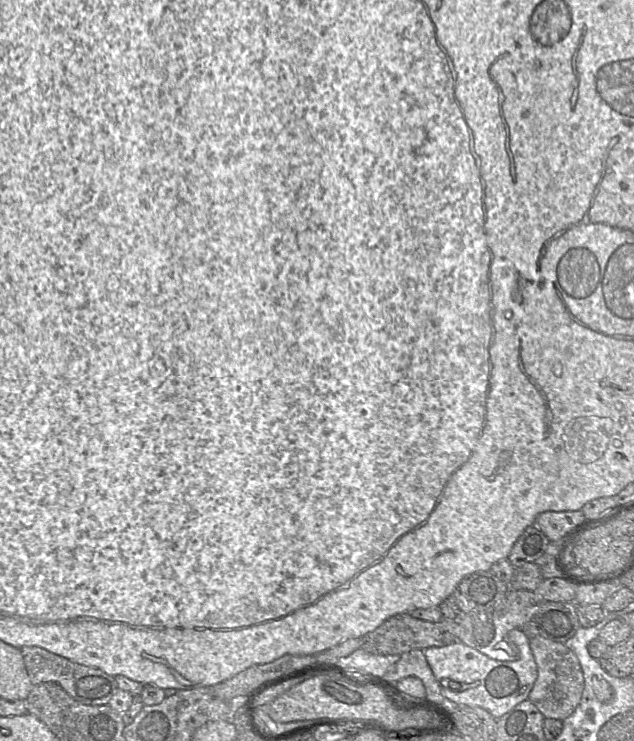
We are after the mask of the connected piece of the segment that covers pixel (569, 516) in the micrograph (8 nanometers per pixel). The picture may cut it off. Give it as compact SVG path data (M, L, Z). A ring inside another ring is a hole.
M582 510L546 511L537 516L535 525L550 541L560 540L574 525L586 517Z

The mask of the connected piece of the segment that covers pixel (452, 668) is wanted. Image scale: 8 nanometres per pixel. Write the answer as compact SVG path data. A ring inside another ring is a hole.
M515 628L508 633L508 639L519 651L518 658L513 661L492 659L461 641L442 647L427 648L424 655L440 685L442 695L447 700L457 705L483 708L498 719L528 699L537 679L537 665L529 645L529 638L521 628Z

